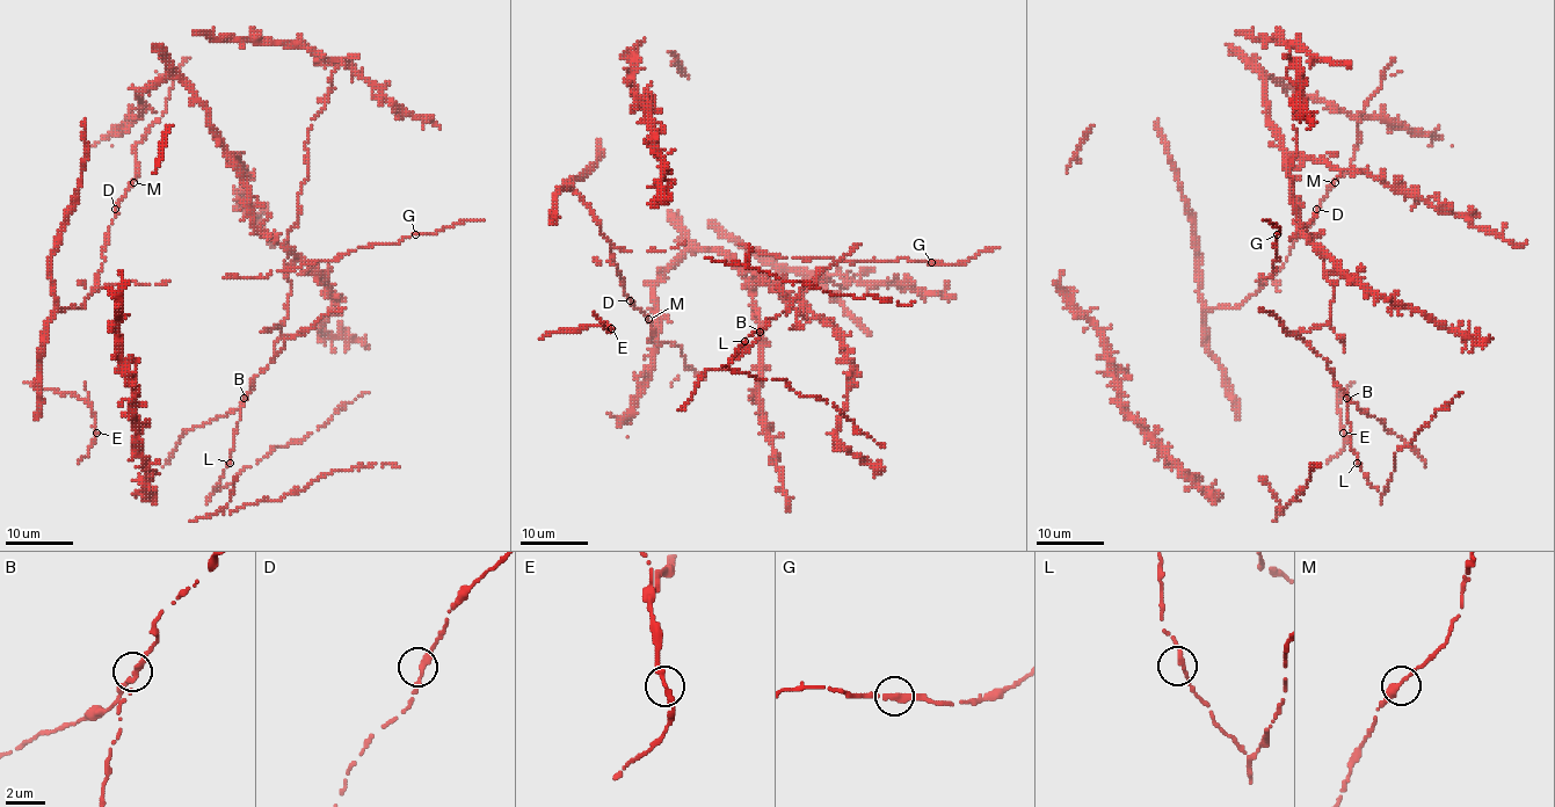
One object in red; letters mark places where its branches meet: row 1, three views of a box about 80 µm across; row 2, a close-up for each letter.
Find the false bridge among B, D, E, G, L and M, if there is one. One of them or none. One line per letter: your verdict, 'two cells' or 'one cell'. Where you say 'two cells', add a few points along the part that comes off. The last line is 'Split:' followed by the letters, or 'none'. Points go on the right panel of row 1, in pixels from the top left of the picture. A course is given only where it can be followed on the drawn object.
B: two cells; course (1346, 399), (1328, 363), (1305, 340), (1287, 333), (1273, 314), (1258, 309)
D: one cell
E: one cell
G: one cell
L: one cell
M: one cell
Split: B

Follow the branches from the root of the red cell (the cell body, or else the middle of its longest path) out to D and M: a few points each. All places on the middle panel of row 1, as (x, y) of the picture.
D: (692, 247), (655, 285), (656, 343), (667, 343), (651, 341), (652, 325), (630, 300)
M: (692, 247), (655, 285), (656, 343), (667, 343), (651, 341), (654, 328), (648, 319)

